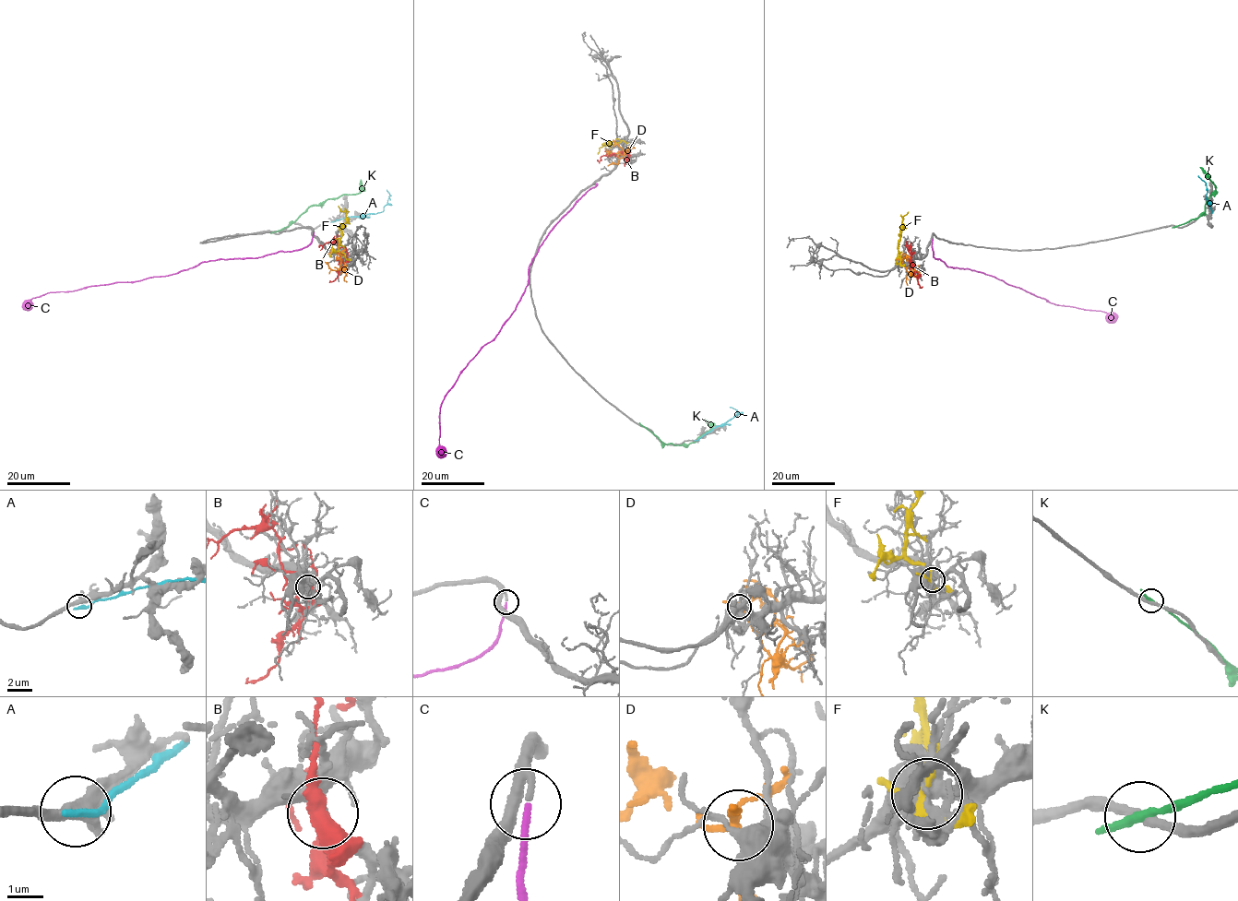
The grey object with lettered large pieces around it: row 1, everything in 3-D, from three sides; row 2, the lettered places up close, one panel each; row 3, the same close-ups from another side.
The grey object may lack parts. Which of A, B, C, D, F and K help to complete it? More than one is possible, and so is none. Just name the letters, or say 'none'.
C

